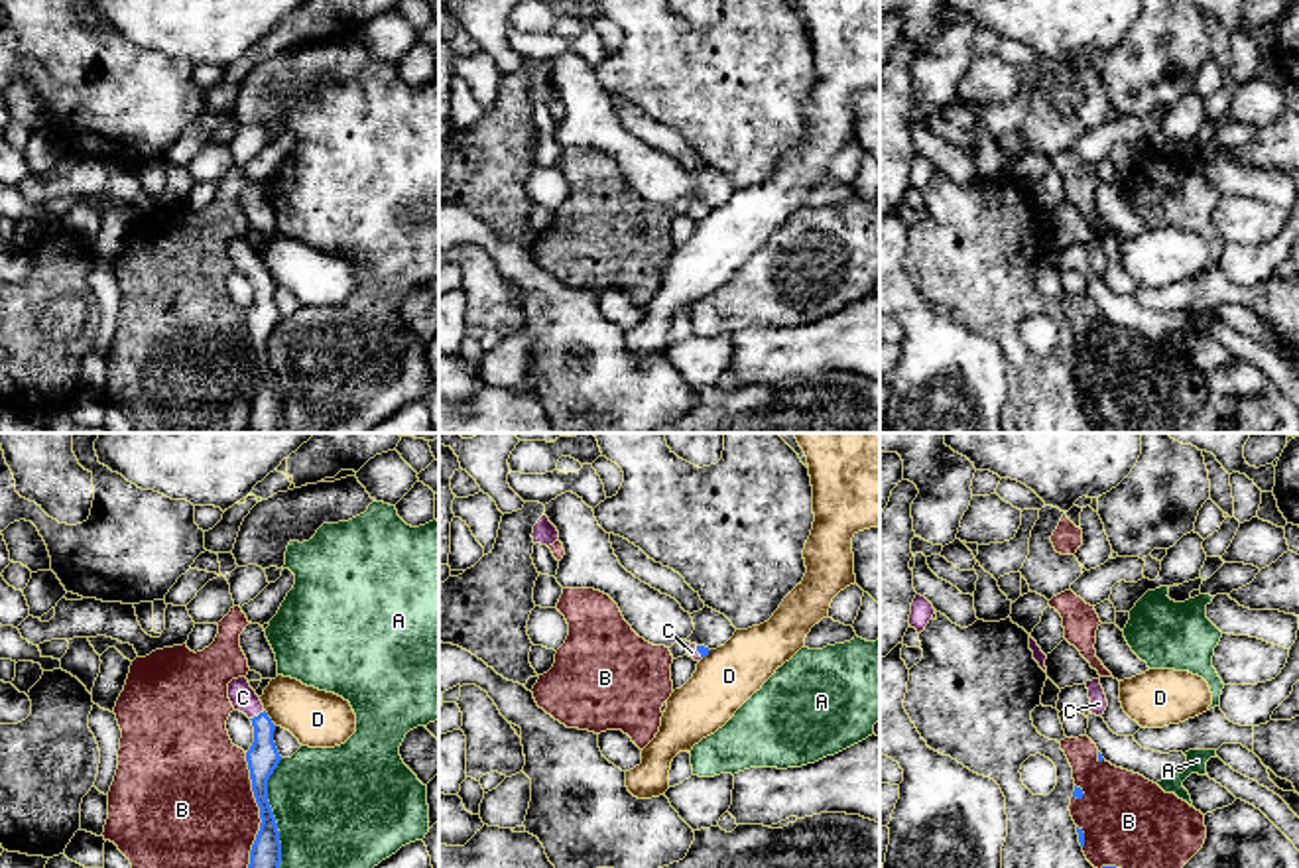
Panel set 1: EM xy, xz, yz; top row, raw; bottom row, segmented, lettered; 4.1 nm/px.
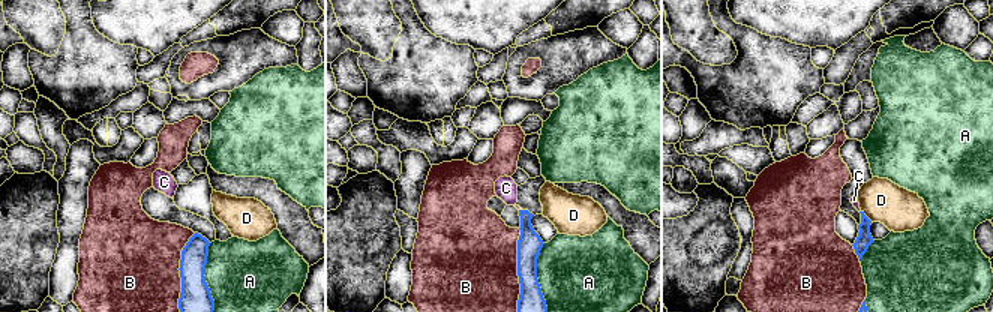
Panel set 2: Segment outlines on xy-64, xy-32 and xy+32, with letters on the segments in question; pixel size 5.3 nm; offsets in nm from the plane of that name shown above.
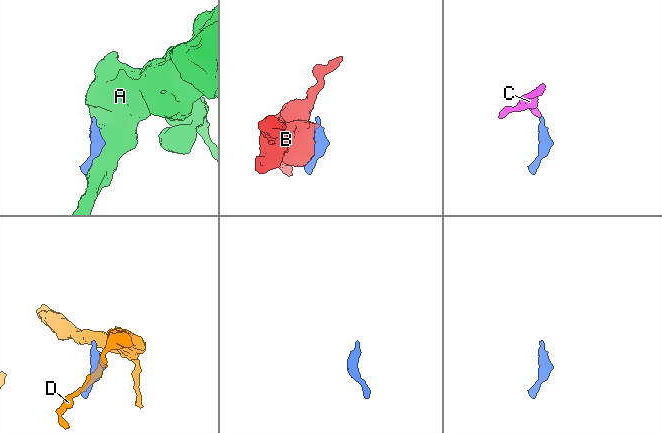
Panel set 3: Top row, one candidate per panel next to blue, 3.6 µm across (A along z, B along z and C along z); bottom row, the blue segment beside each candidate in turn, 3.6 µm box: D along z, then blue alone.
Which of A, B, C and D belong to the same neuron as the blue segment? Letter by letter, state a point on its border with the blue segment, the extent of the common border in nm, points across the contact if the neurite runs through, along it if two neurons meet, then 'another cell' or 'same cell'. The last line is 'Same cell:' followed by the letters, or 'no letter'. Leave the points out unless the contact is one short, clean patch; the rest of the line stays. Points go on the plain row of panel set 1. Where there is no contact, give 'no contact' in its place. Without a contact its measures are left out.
A: meets blue in xy at (272, 374); contact 480 nm long; another cell
B: meets blue in xy at (260, 371); contact 480 nm long; another cell
C: meets blue in xy at (258, 274); contact 70 nm long; runs through xy (262, 317), (258, 274), (243, 256); same cell
D: meets blue in xy at (268, 276); contact 90 nm long; border along xy (264, 268), (276, 284); another cell
Same cell: C

